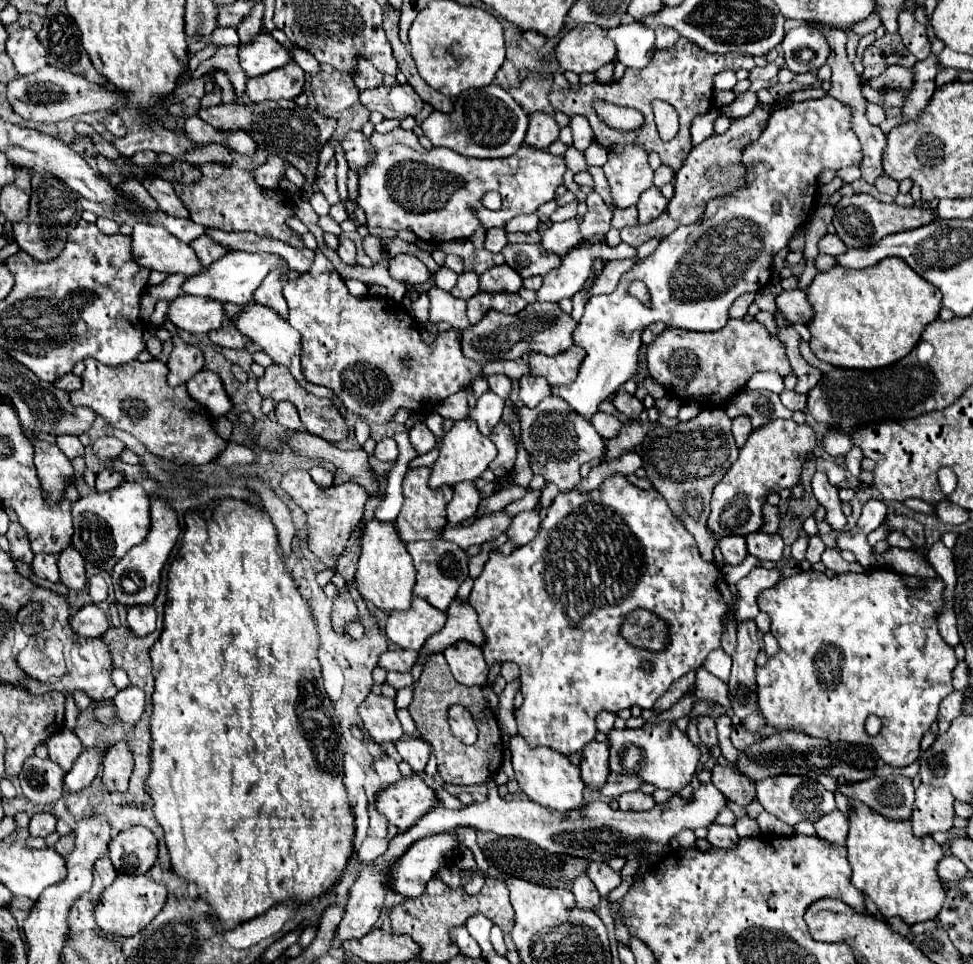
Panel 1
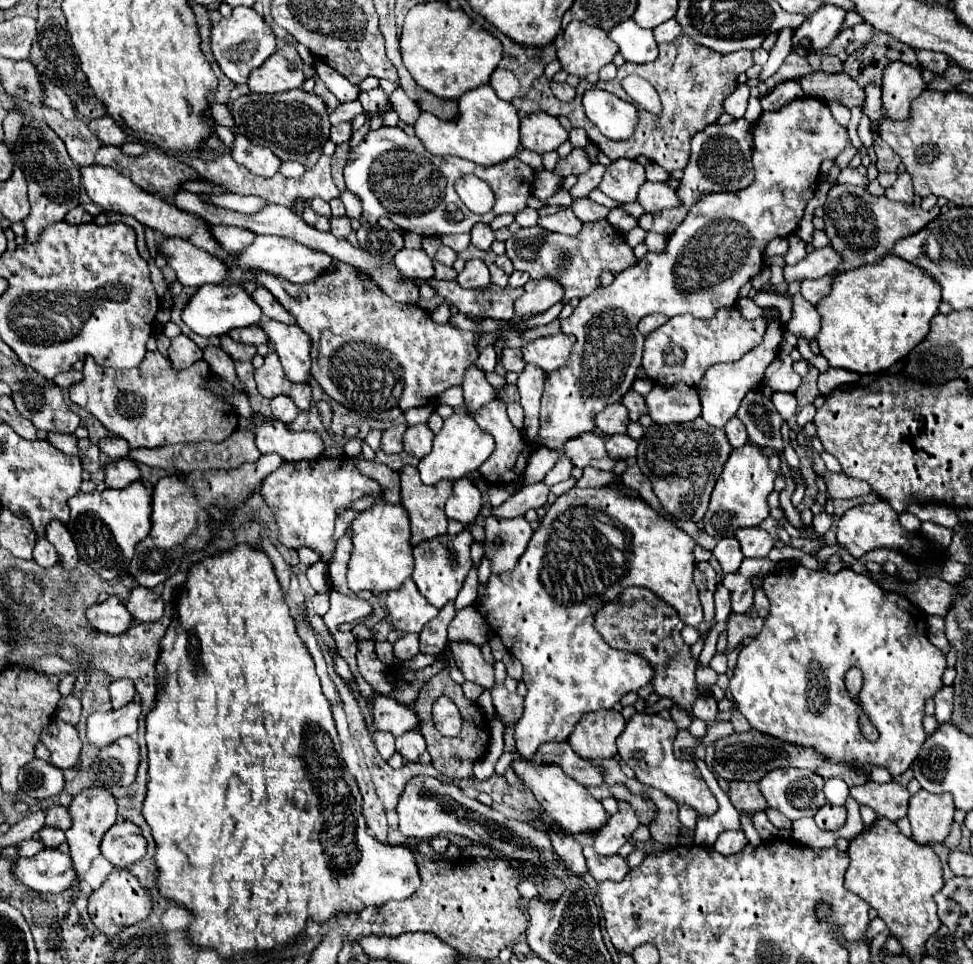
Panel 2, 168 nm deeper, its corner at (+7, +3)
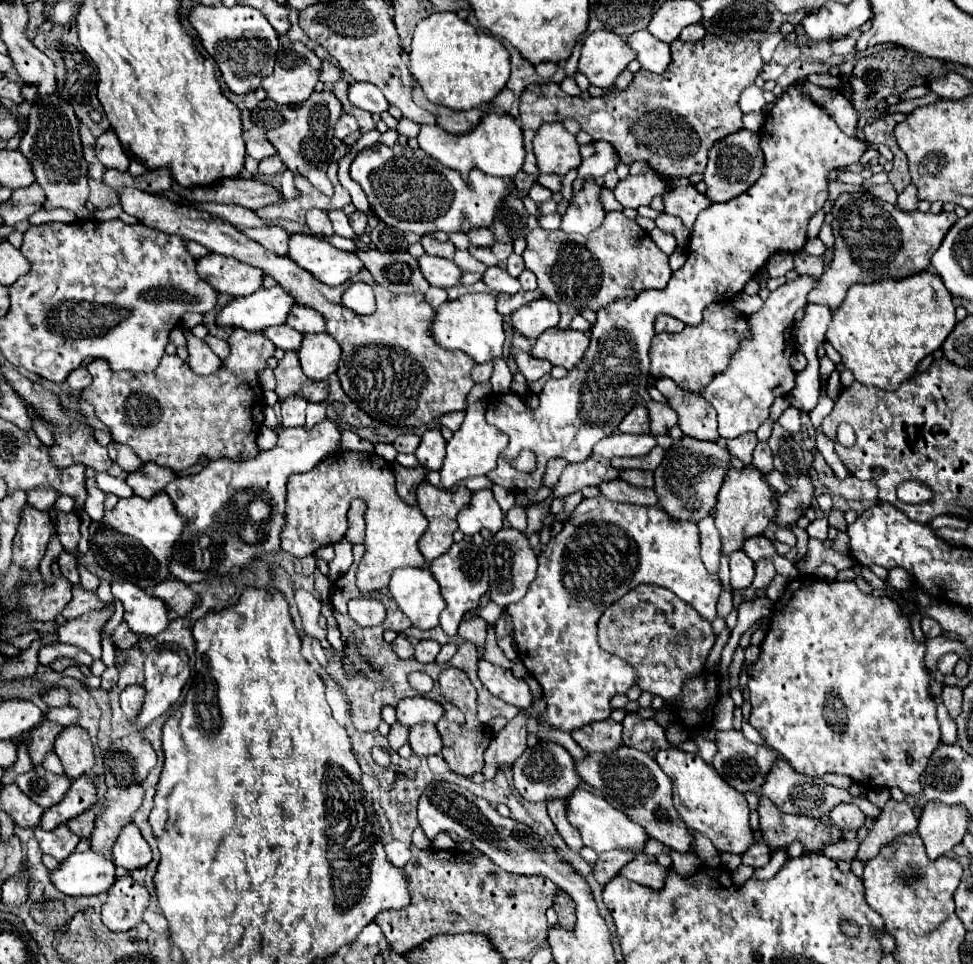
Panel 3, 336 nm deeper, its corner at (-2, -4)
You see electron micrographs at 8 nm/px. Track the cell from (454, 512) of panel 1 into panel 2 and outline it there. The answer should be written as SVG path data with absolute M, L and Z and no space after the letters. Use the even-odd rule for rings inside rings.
M466 477L454 481L452 495L446 501L446 515L464 525L474 523L480 513L480 491Z

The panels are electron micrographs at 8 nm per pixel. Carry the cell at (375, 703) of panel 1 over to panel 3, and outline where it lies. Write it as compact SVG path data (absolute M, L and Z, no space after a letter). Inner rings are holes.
M425 696L405 698L397 706L397 720L407 728L411 728L419 722L437 724L441 718L443 718L443 706L431 698L425 698Z

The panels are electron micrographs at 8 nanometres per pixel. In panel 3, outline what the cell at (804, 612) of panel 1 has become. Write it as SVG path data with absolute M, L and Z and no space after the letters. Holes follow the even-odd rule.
M797 578L797 580L793 580L793 582L789 582L789 584L785 586L785 592L783 592L781 600L773 606L773 614L771 614L771 620L769 620L769 632L767 632L763 644L761 644L759 660L755 662L753 672L751 672L751 676L749 676L749 696L751 696L751 704L753 704L749 724L763 736L763 740L767 742L769 748L773 748L775 752L779 752L779 756L783 756L783 758L791 764L793 770L797 770L797 772L801 772L801 774L805 774L805 776L825 776L825 774L829 774L829 772L831 772L831 774L845 774L845 776L853 778L855 782L859 782L859 784L863 784L863 786L879 786L879 788L893 788L893 786L895 786L895 788L899 788L903 794L919 794L919 792L921 792L921 782L919 782L919 778L921 778L921 774L923 774L923 770L925 770L925 766L927 766L927 762L929 762L929 756L931 756L933 750L939 746L939 724L937 724L937 718L935 718L935 702L933 702L933 698L931 698L929 692L927 692L927 688L929 688L929 672L927 672L927 668L925 668L923 656L925 656L925 646L915 642L915 638L913 638L913 634L911 634L911 628L909 628L909 618L907 618L907 614L903 612L903 608L901 608L893 598L889 598L889 596L877 596L877 598L875 598L875 596L869 596L869 594L861 592L861 590L857 588L855 582L841 582L841 580L837 580L837 582L827 582L827 580L819 580L819 578Z

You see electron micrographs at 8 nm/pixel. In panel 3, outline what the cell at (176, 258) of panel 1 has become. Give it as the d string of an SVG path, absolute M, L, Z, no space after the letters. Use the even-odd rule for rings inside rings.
M209 254L197 260L197 272L213 288L231 296L249 296L263 286L265 272L231 256Z

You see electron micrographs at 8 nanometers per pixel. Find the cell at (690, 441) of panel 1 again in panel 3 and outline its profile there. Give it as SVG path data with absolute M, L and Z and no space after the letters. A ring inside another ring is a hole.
M689 436L677 440L671 450L667 450L667 460L655 470L655 494L659 504L675 518L699 522L711 514L717 492L723 484L723 478L729 470L729 458L725 444L707 444L703 440L691 440Z

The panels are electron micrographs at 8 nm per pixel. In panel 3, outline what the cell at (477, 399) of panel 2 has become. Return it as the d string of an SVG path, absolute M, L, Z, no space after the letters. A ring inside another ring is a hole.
M493 362L475 364L473 366L473 380L475 382L487 382L491 378L491 370L493 370Z

